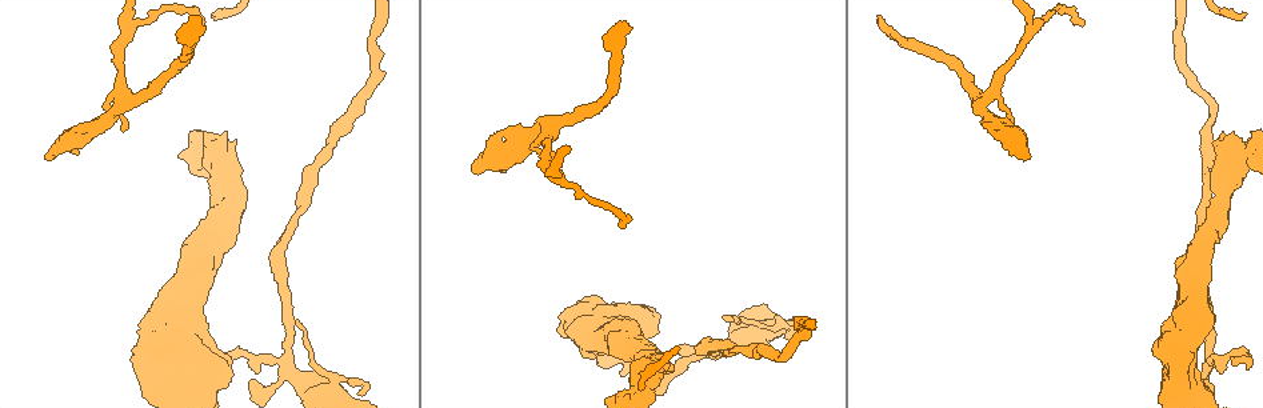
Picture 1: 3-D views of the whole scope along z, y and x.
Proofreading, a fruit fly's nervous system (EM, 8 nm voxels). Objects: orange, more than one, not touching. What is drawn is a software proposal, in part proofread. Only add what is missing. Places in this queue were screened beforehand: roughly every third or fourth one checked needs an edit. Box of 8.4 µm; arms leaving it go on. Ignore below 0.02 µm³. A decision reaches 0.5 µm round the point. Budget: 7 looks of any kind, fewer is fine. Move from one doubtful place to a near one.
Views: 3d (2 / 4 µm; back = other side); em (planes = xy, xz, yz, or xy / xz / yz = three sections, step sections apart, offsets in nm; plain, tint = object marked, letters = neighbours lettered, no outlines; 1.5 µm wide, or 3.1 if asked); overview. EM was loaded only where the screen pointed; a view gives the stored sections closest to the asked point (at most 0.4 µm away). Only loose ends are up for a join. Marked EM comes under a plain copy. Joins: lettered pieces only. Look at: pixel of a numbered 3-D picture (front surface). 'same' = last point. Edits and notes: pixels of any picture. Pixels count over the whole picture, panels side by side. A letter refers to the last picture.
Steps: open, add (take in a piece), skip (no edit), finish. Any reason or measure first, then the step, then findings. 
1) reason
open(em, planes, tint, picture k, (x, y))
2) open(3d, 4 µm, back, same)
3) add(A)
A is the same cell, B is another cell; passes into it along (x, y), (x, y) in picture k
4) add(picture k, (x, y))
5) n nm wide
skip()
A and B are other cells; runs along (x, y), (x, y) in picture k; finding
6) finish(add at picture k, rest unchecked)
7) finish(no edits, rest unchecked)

an open end
open(em, planes, letters, picture 1, (1234, 356))

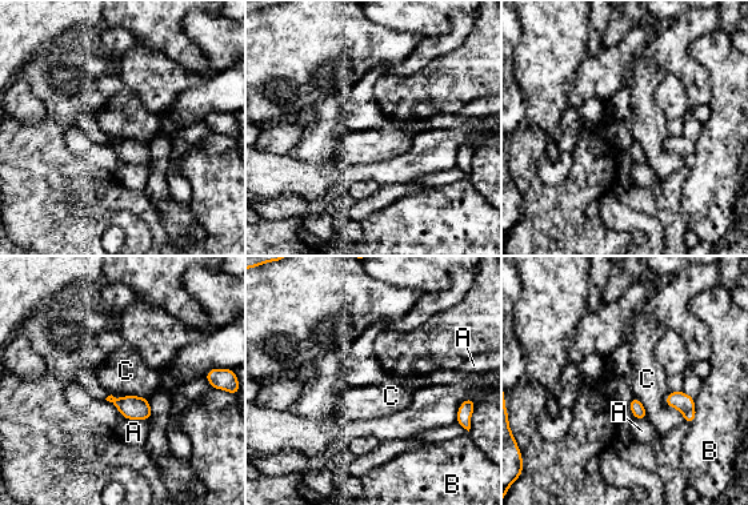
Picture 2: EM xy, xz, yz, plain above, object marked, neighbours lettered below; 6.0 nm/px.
80 nm wide; C touches over 200 nm
skip()
A, B and C are other cells; no lettered piece goes on from it

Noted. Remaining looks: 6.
branch stops here
open(em, xy, step 4, letters, picture 1, (191, 18))

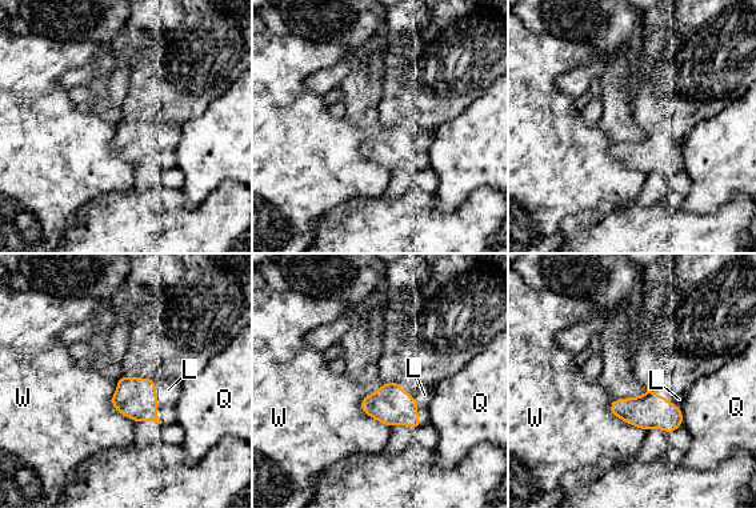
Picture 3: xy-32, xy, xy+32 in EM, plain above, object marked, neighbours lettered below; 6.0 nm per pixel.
open(em, planes, letters, same)

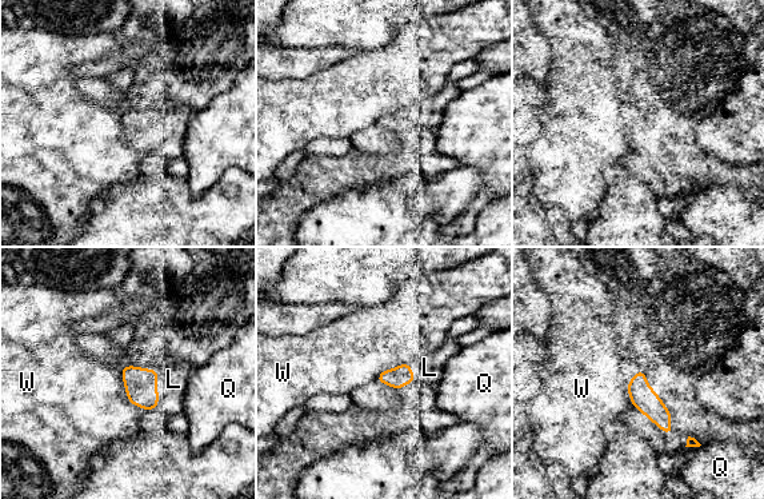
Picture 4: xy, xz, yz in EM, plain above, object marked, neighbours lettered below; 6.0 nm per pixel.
add(L)
L is the same cell, Q and W are other cells; the neuron continues

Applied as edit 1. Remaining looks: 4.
an open end
open(em, yz, step 8, letters, picture 1, (476, 170))

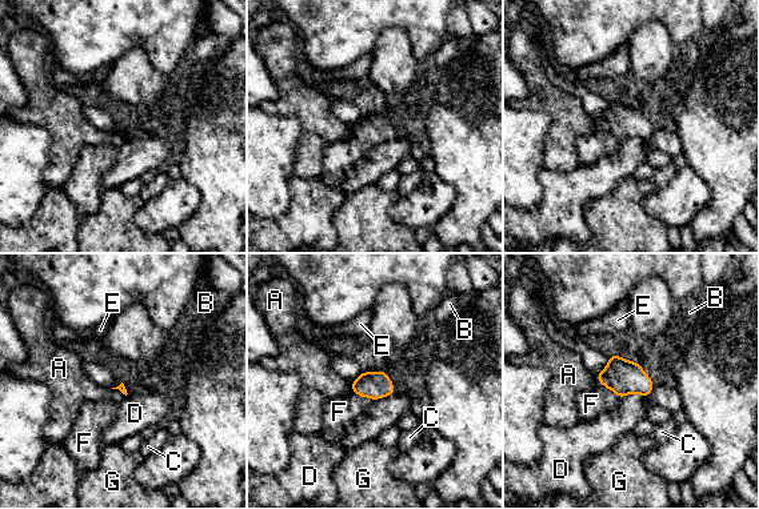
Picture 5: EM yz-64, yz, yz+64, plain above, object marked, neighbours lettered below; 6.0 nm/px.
add(F)
F is the same cell, A, B, C, D, E and G are other cells; passes into it along (624, 377), (608, 388), (591, 404) in picture 5; it goes on there

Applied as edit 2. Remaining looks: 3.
finish(add at picture 4, add at picture 5, rest unchecked)

